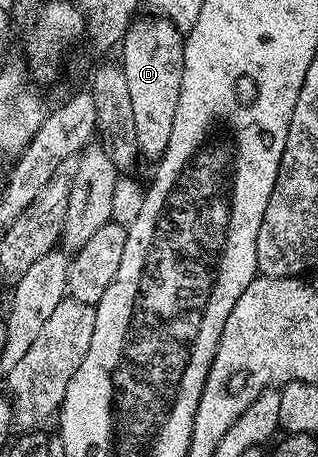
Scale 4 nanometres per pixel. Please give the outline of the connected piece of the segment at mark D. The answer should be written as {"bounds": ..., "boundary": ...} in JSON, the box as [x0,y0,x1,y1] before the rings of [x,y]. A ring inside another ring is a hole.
{"bounds":[122,17,182,161],"boundary":[[[163,17],[137,18],[122,40],[122,68],[130,93],[131,112],[137,133],[137,149],[144,159],[159,161],[170,141],[170,125],[174,125],[174,109],[178,109],[178,93],[182,85],[182,33]]]}

